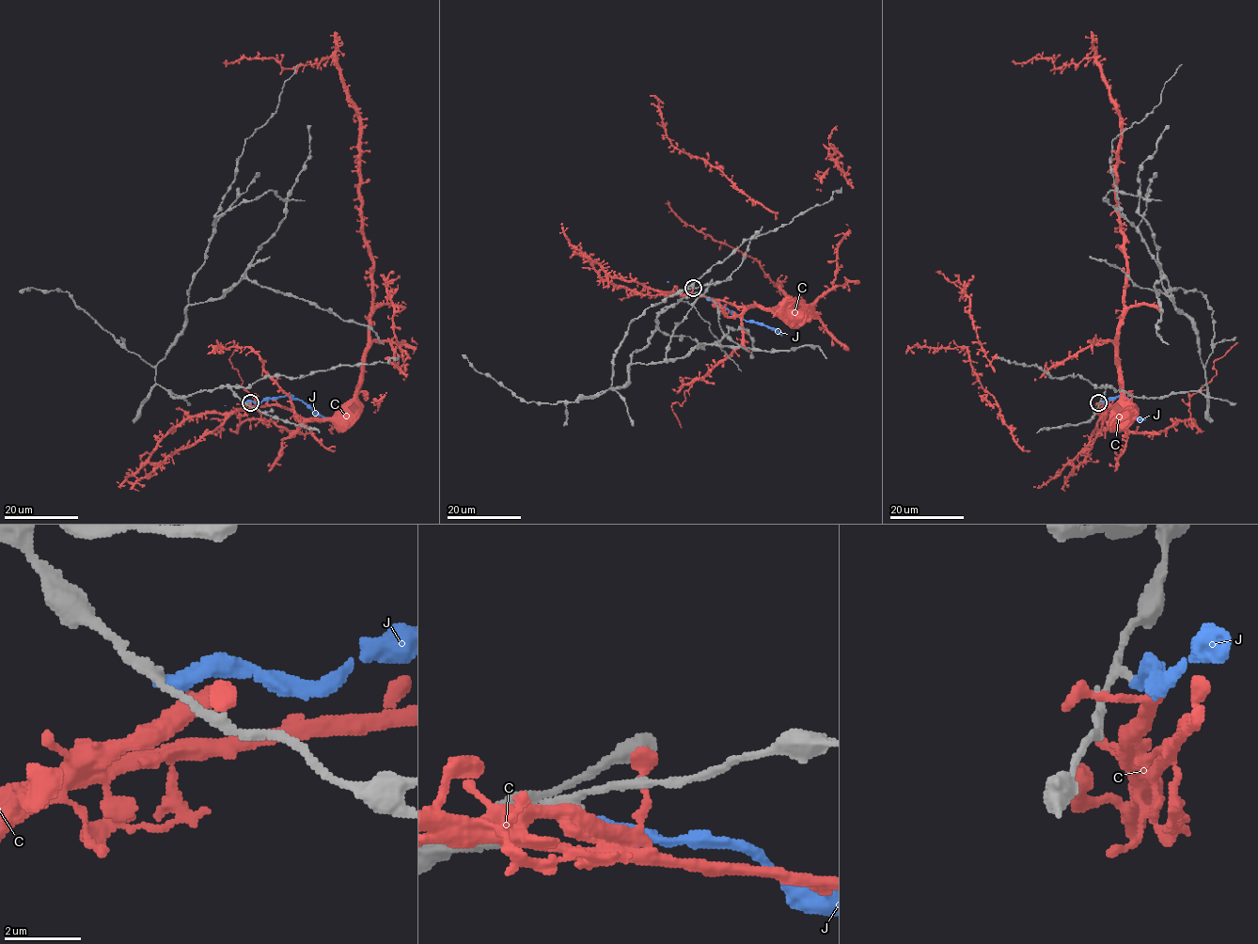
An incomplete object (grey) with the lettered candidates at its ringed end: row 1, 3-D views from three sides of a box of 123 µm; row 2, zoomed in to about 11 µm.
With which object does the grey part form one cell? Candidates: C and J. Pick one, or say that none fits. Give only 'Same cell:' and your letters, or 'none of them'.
Same cell: none of them

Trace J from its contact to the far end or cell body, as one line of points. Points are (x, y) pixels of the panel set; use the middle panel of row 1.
J: (686, 291), (703, 294), (746, 321), (774, 328), (781, 336)

